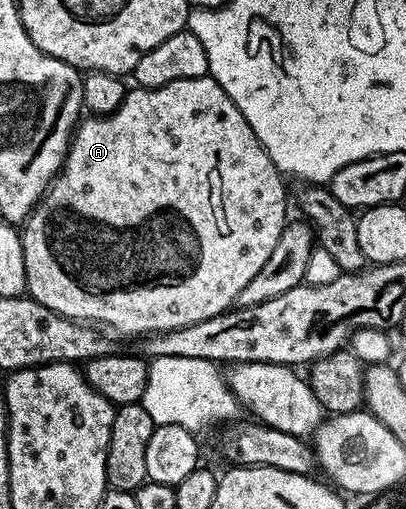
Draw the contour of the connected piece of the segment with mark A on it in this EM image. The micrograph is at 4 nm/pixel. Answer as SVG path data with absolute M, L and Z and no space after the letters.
M209 75L171 81L171 85L150 91L145 87L134 86L126 90L119 109L109 115L93 115L78 122L73 142L65 154L65 164L20 228L23 261L27 264L25 289L28 298L39 301L39 305L47 305L47 309L68 319L100 325L110 332L118 331L121 335L136 337L183 329L187 325L222 315L236 304L239 293L251 285L251 277L263 269L267 257L271 257L271 249L275 249L275 244L287 226L284 181L282 172L271 161L267 149L263 149L251 125L247 125L247 117L239 113L235 101L231 101L231 97L227 97L225 90Z

